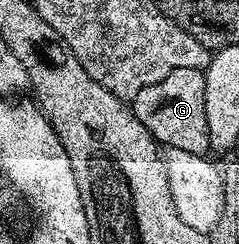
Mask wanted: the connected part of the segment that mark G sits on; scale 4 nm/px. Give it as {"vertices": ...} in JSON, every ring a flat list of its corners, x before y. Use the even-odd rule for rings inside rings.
{"vertices":[[174,70,162,82,138,90,130,102,132,113,150,130,164,148,186,150,186,154,205,155,209,151,206,120,206,78,201,70]]}

